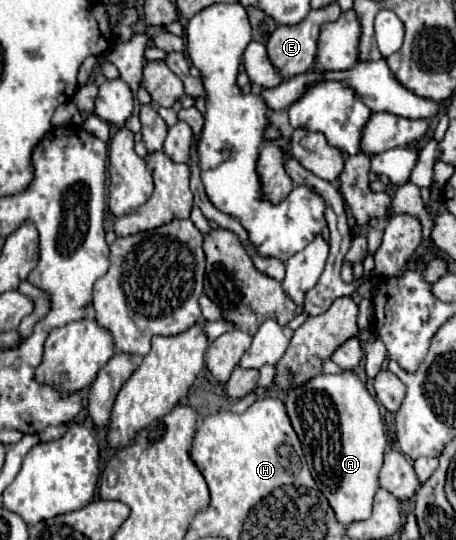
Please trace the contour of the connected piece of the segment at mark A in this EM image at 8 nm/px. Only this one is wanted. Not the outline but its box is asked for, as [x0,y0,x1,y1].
[285,370,387,524]

